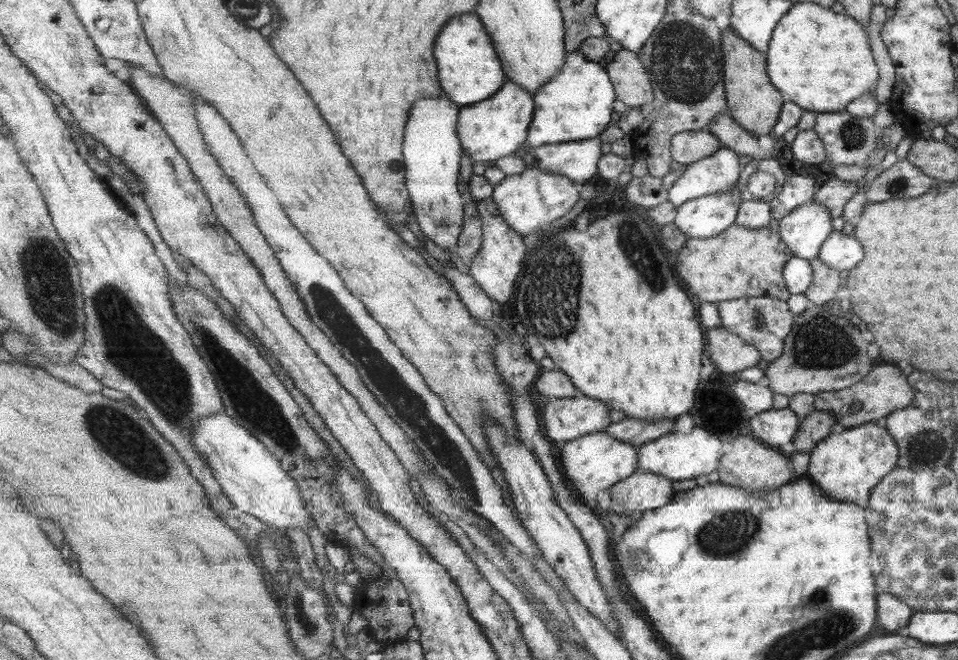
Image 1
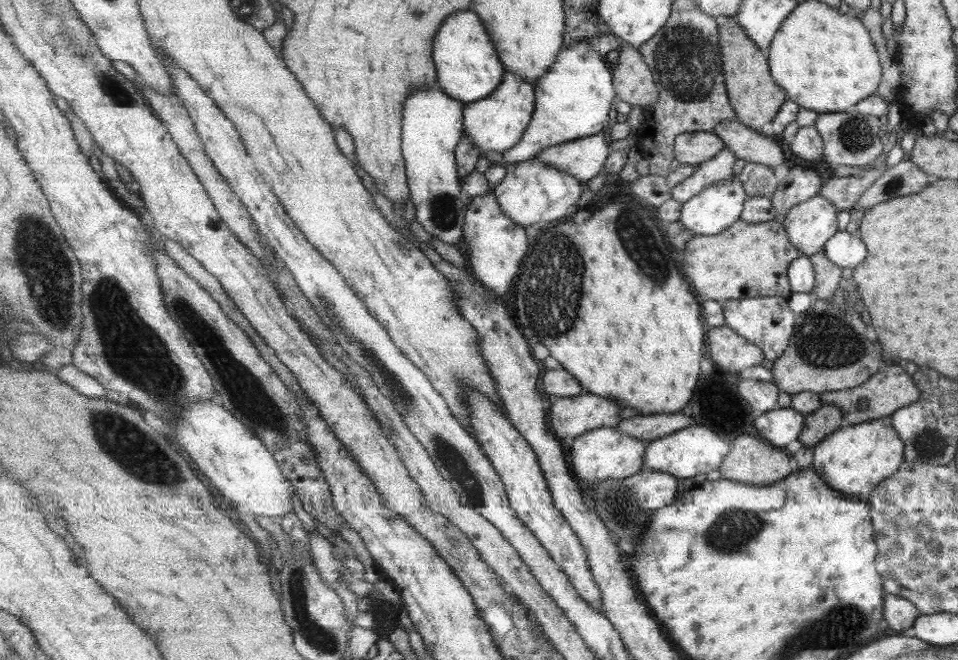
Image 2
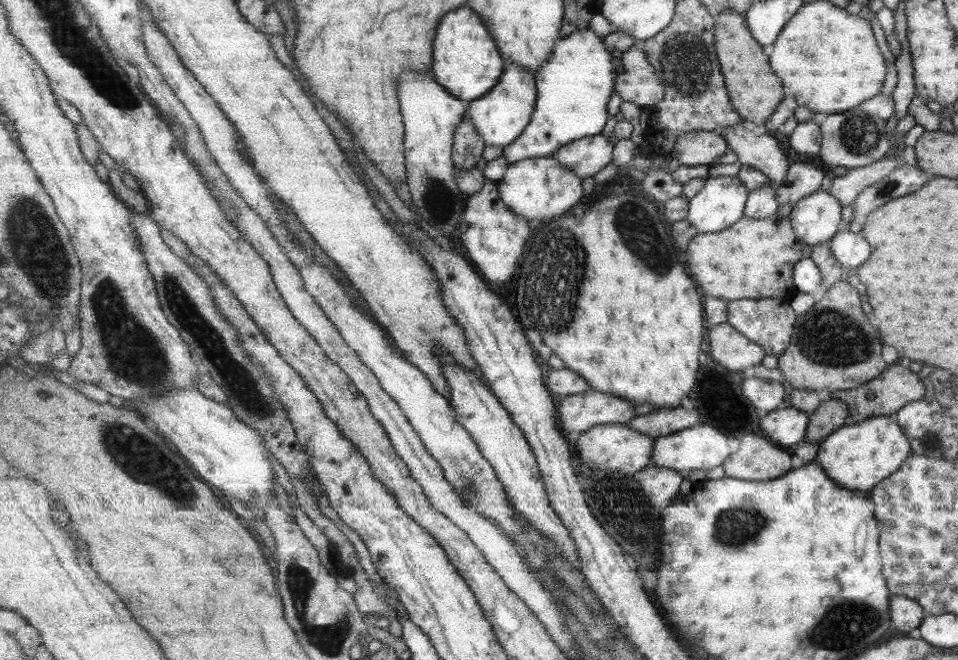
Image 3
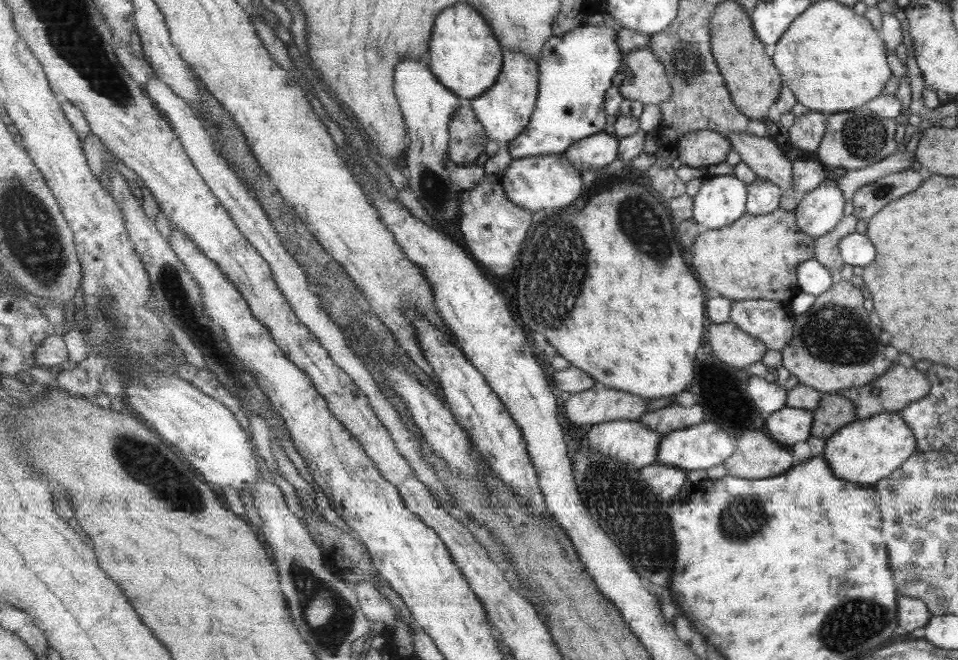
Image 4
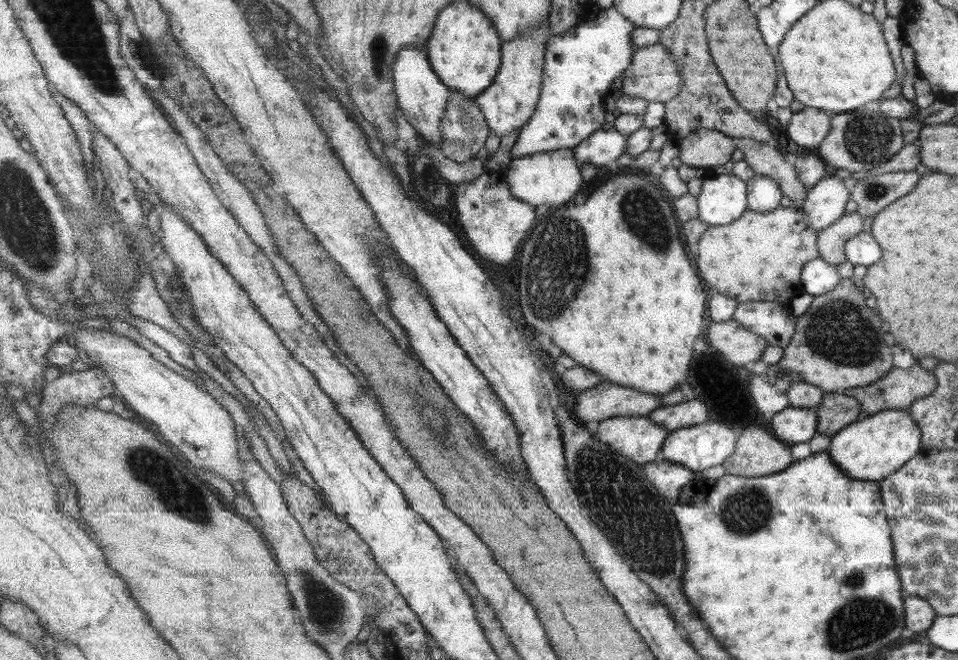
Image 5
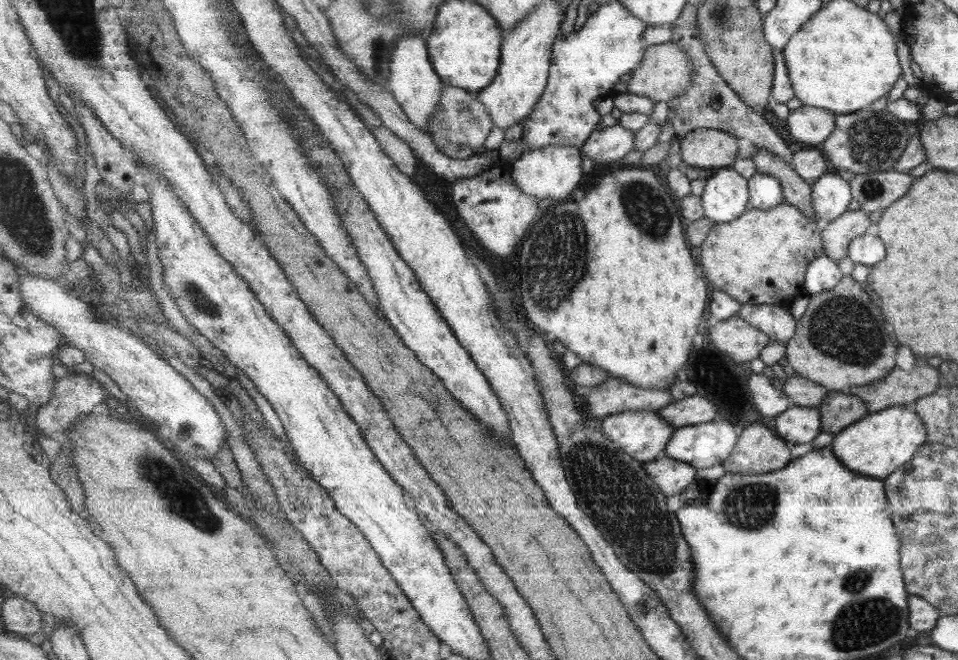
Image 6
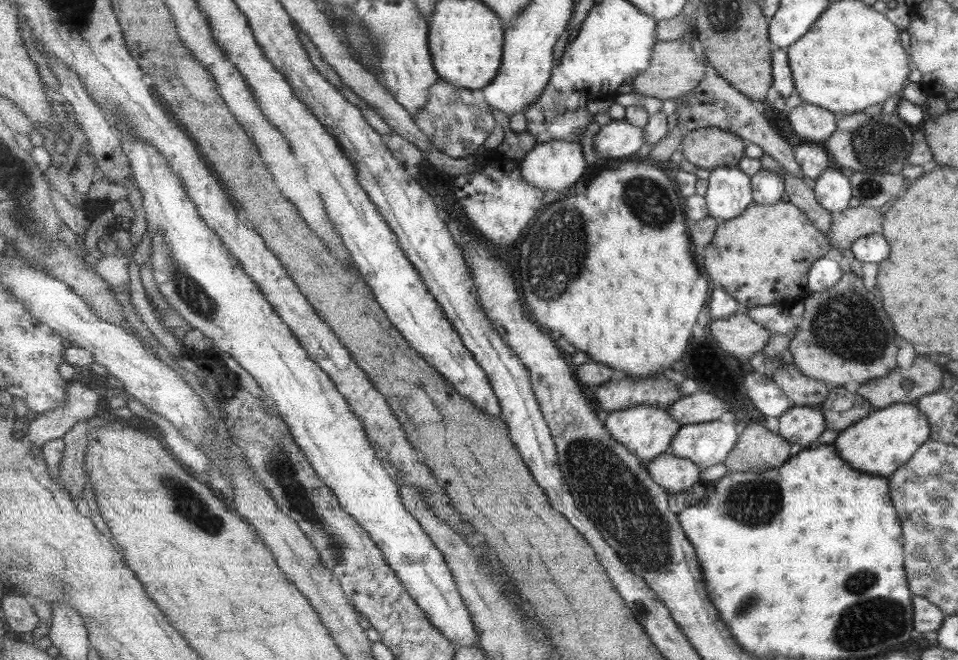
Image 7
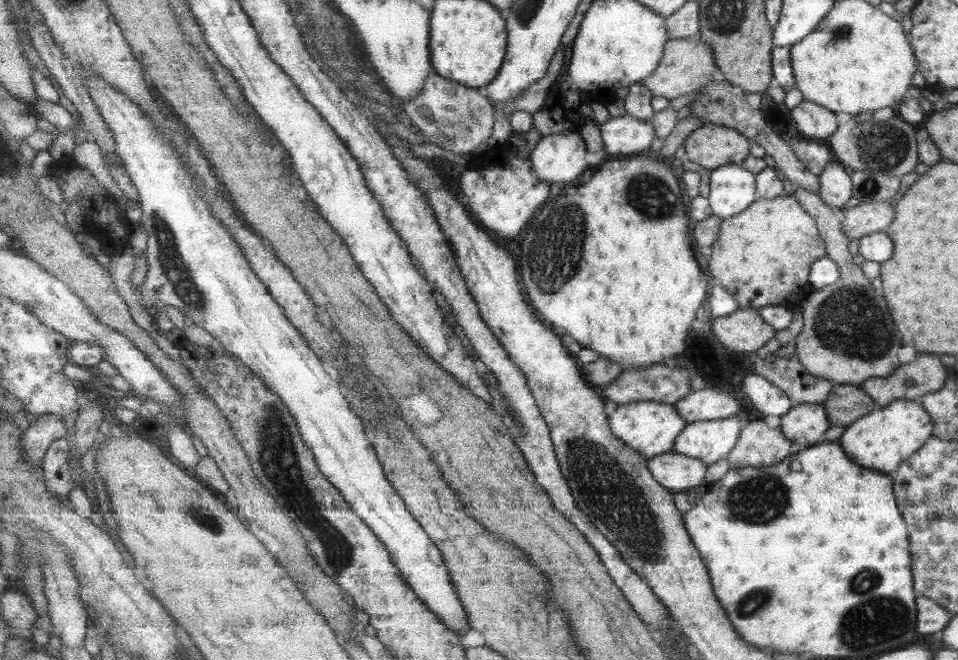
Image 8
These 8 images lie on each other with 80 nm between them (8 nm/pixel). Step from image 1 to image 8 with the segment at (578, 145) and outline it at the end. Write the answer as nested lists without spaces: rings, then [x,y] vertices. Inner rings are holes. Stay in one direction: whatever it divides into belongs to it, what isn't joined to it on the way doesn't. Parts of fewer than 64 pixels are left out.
[[[626,113],[623,116],[610,116],[601,126],[604,150],[609,157],[621,154],[635,154],[649,149],[656,139],[654,123],[635,118]]]

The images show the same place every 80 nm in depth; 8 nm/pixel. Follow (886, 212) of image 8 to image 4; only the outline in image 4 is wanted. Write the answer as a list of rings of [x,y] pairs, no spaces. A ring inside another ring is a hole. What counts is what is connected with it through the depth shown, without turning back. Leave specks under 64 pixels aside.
[[[852,214],[843,216],[837,226],[834,226],[827,234],[814,239],[815,260],[836,278],[842,266],[844,266],[844,262],[839,256],[838,240],[842,239],[846,234],[855,231],[856,222],[857,218]]]

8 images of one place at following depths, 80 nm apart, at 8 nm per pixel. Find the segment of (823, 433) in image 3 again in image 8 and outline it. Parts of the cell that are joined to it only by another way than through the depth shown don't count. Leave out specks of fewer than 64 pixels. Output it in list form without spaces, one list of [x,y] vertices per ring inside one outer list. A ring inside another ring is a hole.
[[[834,384],[829,396],[821,403],[829,416],[830,426],[846,427],[877,409],[873,399],[859,387]]]

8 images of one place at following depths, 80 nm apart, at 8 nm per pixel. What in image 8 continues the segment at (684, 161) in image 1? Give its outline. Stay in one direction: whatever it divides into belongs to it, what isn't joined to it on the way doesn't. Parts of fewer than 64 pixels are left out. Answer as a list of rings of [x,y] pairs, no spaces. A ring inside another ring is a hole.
[[[705,124],[686,140],[686,158],[710,172],[725,165],[741,165],[751,150],[750,139],[733,127]]]

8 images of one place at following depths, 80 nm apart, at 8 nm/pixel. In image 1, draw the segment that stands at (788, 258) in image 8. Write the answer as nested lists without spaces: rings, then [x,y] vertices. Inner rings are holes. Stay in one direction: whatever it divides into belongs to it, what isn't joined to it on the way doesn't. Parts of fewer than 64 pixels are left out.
[[[735,222],[719,236],[689,238],[678,252],[676,271],[688,291],[705,302],[720,303],[763,295],[786,301],[790,294],[782,279],[782,268],[791,257],[786,243],[779,238],[779,233],[771,231],[771,227],[753,230]]]

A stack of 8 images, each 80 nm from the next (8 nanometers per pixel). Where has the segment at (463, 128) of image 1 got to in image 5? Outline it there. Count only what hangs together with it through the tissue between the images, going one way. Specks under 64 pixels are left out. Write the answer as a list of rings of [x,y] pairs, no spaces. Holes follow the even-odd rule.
[[[550,18],[536,30],[522,34],[517,40],[502,44],[502,68],[493,85],[476,97],[492,132],[503,138],[520,132],[529,124],[538,109],[542,93],[544,68],[546,65],[546,44],[551,37]]]

